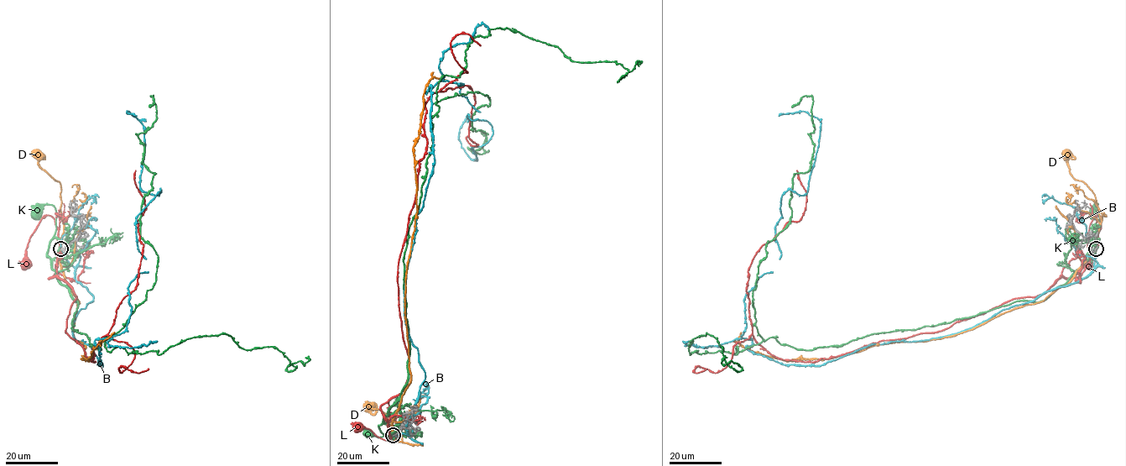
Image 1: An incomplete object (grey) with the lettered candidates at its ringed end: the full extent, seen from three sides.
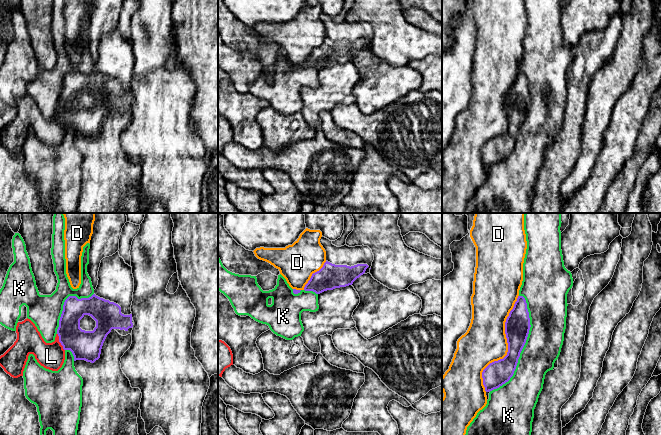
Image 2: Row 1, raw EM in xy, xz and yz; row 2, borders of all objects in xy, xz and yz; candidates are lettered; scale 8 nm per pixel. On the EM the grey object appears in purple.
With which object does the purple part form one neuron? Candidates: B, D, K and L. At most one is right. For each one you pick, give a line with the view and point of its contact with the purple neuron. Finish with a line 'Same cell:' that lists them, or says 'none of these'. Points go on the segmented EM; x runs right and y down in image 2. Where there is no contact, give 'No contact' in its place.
L: Touches purple at xy (59, 341)
Same cell: L

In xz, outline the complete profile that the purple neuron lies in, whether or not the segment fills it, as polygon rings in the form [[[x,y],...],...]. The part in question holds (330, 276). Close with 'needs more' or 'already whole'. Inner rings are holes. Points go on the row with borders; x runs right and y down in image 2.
[[[326,261],[319,271],[312,274],[304,290],[320,294],[327,290],[352,285],[357,278],[365,273],[368,267],[367,264],[357,264],[350,267]]]; already whole

